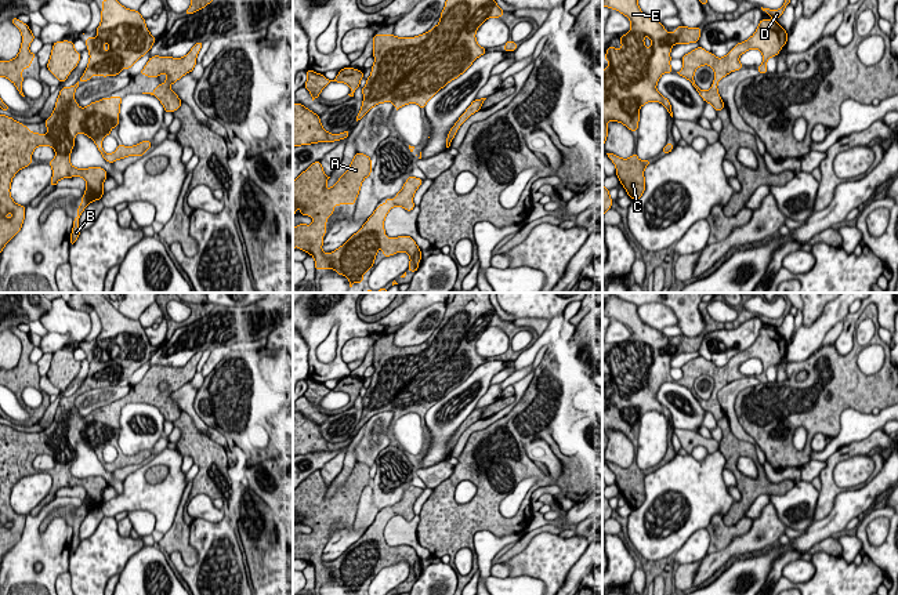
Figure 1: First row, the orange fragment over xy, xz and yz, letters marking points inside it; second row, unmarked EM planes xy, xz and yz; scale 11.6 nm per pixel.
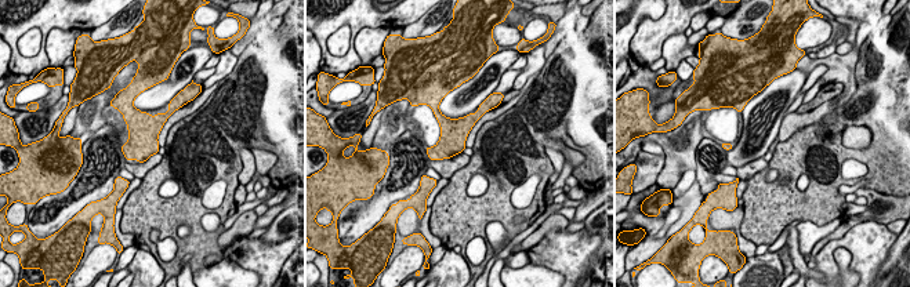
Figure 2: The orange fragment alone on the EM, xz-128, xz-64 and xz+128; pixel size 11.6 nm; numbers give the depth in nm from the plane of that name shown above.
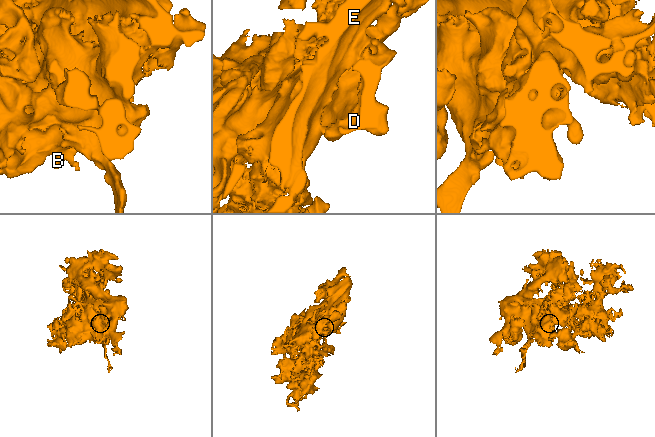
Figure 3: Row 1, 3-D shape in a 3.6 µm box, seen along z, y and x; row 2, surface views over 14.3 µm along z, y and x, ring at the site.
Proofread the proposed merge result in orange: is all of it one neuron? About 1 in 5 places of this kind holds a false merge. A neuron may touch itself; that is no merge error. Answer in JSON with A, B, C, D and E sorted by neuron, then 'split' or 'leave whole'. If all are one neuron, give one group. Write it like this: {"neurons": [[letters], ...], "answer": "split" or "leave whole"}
{"neurons": [["A", "B", "C", "D", "E"]], "answer": "leave whole"}

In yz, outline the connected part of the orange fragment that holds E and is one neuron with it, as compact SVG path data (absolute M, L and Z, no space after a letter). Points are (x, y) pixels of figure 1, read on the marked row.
M602 0L602 7L622 12L631 22L630 32L620 36L622 48L611 46L604 55L609 62L602 69L602 148L608 137L609 120L624 124L630 131L638 130L640 108L651 101L660 102L673 117L671 105L667 98L658 92L656 84L663 73L671 73L670 51L674 44L698 43L700 28L677 26L674 33L666 32L665 26L645 15L638 0Z

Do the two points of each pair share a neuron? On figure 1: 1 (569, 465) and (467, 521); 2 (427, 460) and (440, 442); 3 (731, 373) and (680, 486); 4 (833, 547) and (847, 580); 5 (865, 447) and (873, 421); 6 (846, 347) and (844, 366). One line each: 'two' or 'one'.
1: one
2: one
3: two
4: two
5: two
6: two

